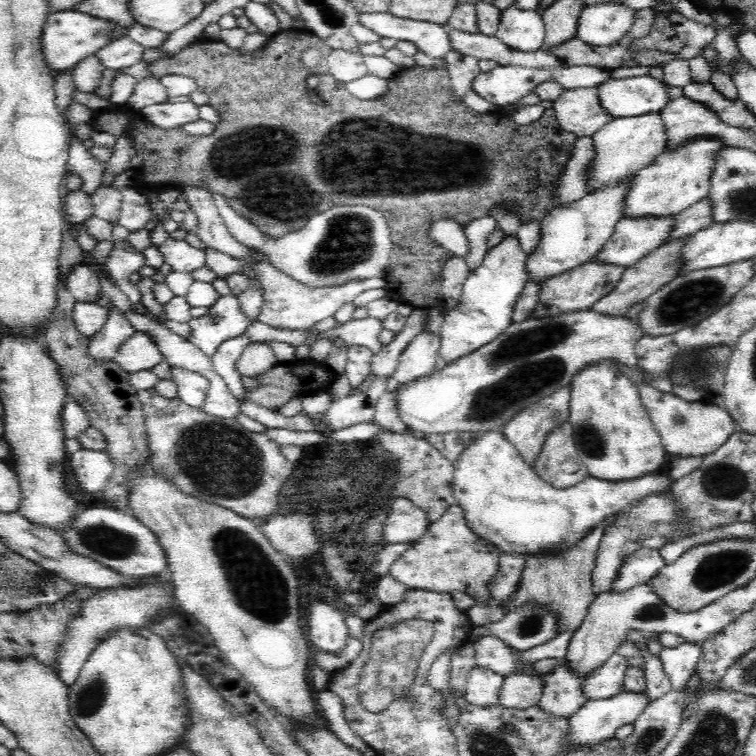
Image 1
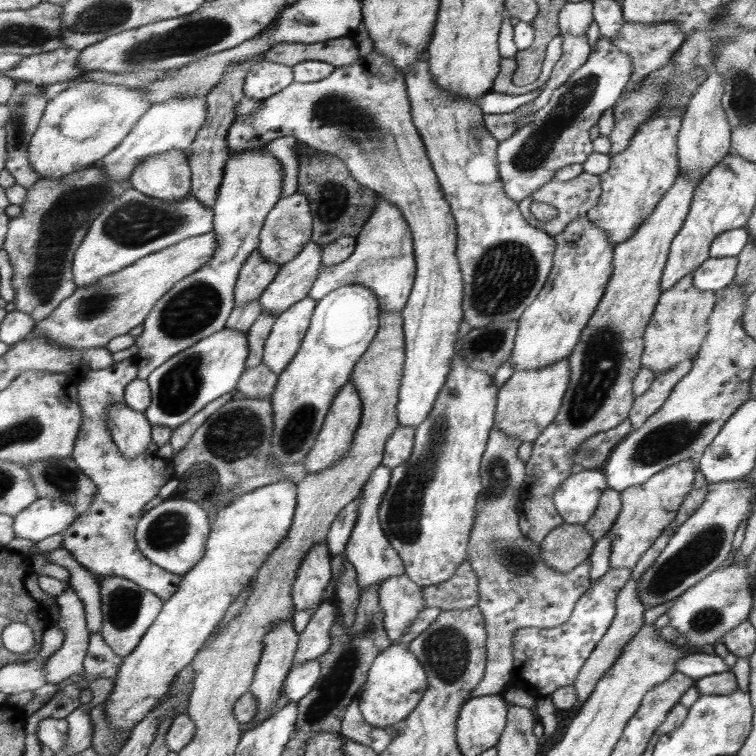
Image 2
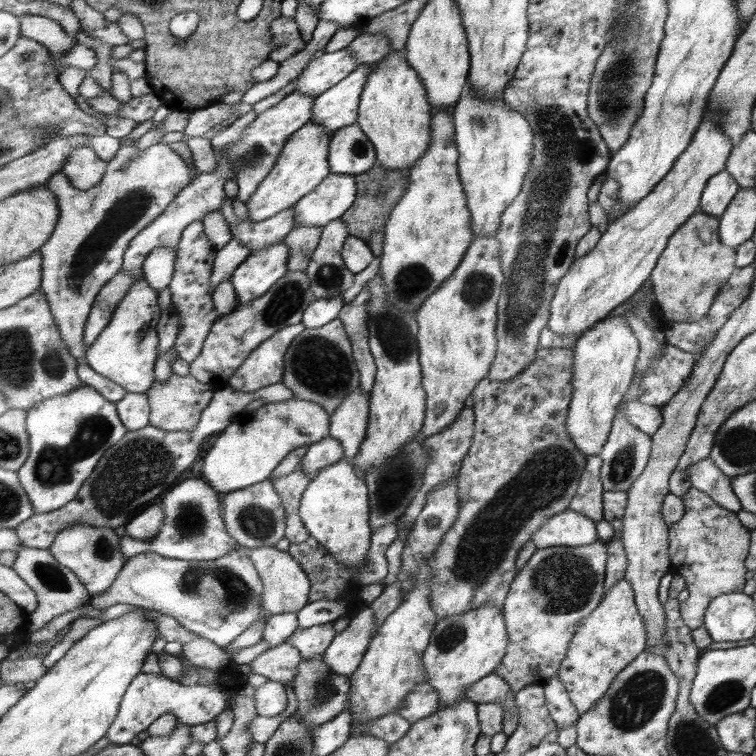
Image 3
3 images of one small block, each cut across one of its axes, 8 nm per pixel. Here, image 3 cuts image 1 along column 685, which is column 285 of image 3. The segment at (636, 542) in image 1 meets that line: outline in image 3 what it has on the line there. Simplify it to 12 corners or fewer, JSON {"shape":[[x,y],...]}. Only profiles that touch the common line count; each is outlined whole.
{"shape":[[270,479],[225,493],[226,530],[247,550],[276,547],[288,514]]}

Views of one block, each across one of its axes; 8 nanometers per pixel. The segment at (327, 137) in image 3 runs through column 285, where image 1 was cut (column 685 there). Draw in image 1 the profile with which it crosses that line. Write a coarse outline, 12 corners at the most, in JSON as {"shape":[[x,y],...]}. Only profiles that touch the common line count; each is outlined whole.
{"shape":[[700,137],[636,173],[622,217],[675,217],[708,195],[724,143]]}

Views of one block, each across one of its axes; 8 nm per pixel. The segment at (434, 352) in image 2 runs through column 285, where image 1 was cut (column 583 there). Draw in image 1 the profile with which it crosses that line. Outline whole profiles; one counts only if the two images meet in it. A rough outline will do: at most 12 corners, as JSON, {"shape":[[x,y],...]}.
{"shape":[[596,88],[564,90],[552,107],[559,125],[591,137],[613,119]]}

